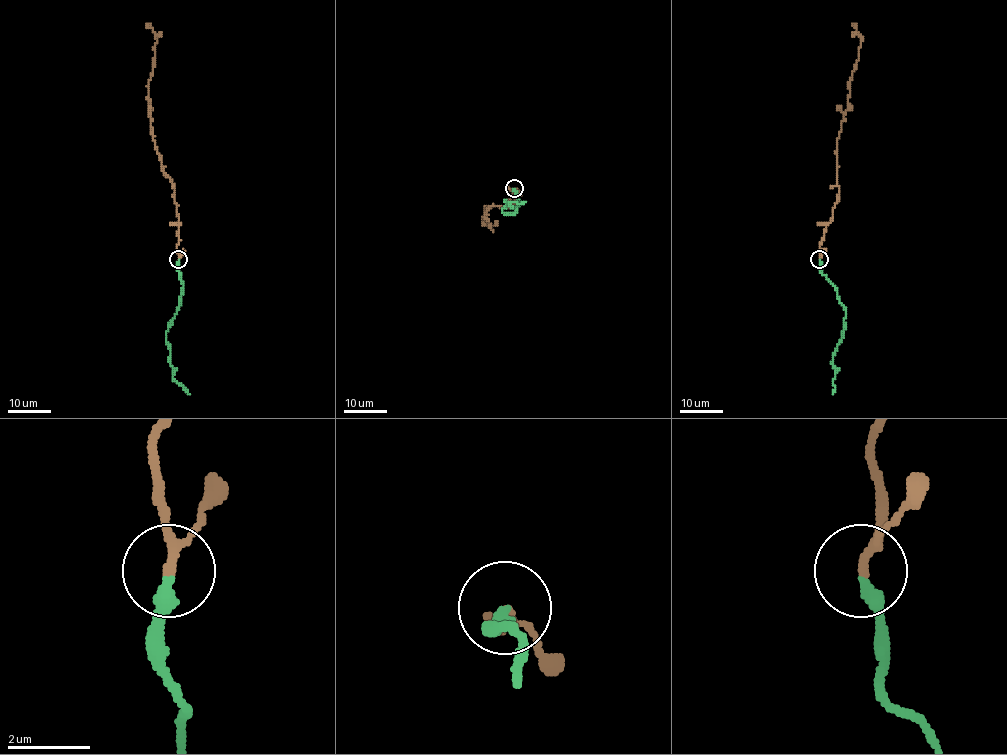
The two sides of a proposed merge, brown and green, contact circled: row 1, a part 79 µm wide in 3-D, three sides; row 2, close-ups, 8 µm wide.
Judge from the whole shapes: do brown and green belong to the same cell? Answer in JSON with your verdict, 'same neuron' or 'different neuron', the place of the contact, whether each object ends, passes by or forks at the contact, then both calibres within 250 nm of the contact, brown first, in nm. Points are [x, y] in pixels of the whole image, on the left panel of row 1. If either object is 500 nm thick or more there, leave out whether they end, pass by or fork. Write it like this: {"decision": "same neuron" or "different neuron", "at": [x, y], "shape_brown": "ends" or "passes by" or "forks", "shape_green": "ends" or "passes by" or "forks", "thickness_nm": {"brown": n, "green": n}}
{"decision": "same neuron", "at": [178, 259], "shape_brown": "passes by", "shape_green": "ends", "thickness_nm": {"brown": 190, "green": 340}}

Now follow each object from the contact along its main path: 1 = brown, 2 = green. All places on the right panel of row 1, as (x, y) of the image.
1: (819, 259), (825, 226), (838, 198), (837, 139), (861, 42), (851, 23)
2: (819, 260), (821, 272), (834, 286), (845, 310), (842, 338), (832, 357), (835, 369), (832, 394)

